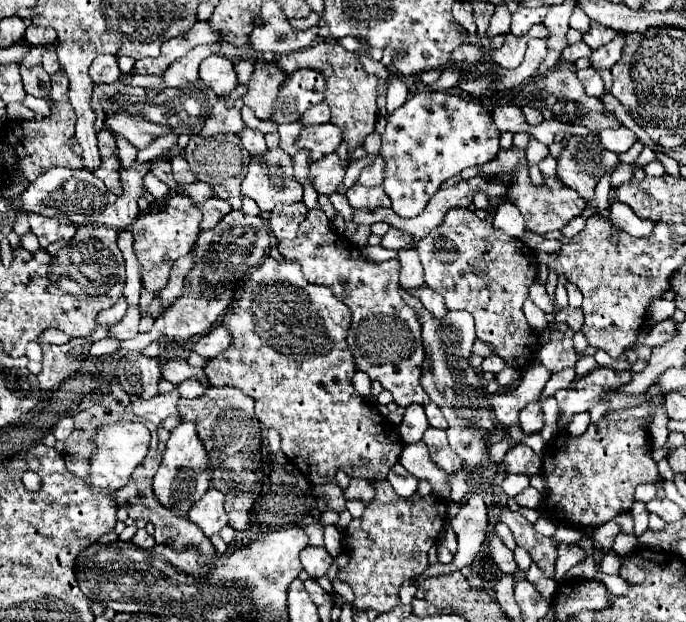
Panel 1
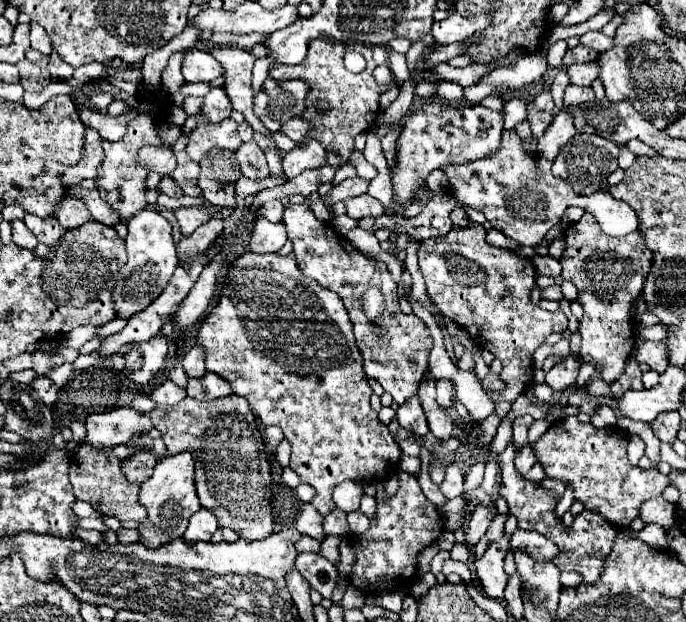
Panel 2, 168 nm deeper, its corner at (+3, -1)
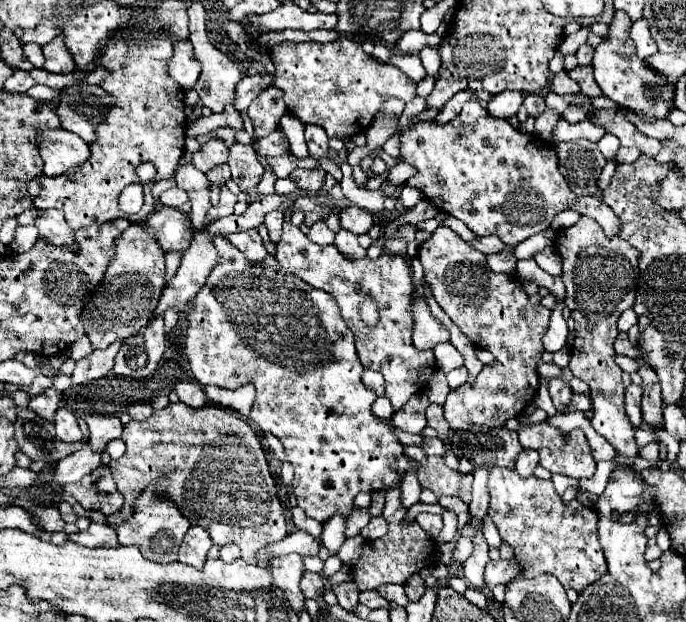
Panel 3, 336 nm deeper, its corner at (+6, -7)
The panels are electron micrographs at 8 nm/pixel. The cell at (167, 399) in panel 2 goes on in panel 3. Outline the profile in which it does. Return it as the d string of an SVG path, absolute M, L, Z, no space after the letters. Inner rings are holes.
M134 403L134 405L128 409L128 413L132 415L132 419L144 421L144 419L148 419L148 417L154 413L154 409L152 409L150 403Z

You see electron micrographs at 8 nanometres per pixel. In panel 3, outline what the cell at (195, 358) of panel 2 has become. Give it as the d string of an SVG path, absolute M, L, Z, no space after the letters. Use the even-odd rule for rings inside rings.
M182 381L176 385L176 395L180 397L180 401L188 403L190 407L204 407L206 405L206 395L204 395L200 383Z

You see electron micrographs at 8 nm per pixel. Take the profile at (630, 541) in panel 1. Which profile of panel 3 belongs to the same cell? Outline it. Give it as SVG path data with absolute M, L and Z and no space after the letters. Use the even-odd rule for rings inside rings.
M504 467L490 469L488 491L490 491L488 515L498 527L502 539L514 547L516 557L524 563L524 577L536 577L536 575L548 573L548 575L558 577L558 581L564 587L570 587L582 593L590 583L598 581L606 573L606 559L598 543L598 515L594 507L580 505L578 501L572 501L566 507L560 495L554 491L552 481L520 479L520 475L516 475L514 469L504 469Z

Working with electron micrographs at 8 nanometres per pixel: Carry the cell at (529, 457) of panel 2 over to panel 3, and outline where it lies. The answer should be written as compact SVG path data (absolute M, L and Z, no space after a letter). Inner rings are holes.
M524 449L524 451L518 455L518 459L516 459L516 473L518 473L520 477L530 477L530 475L534 475L536 465L538 465L538 455L536 455L536 451Z

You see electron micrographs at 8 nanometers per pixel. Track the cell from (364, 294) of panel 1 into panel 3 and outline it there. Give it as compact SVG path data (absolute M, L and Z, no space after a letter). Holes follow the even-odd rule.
M290 221L282 225L282 239L276 245L276 259L280 261L284 273L292 273L302 281L306 281L308 285L322 289L336 299L340 313L346 319L346 325L354 333L360 363L366 369L384 375L386 397L390 399L396 411L412 395L424 389L424 383L428 383L428 379L436 371L436 363L432 351L420 351L412 345L414 319L410 305L412 305L414 281L408 259L390 253L382 253L378 259L368 259L368 257L346 259L336 247L320 247L312 243L308 235L304 235ZM366 295L372 295L380 307L380 323L374 329L368 329L358 315L358 305Z

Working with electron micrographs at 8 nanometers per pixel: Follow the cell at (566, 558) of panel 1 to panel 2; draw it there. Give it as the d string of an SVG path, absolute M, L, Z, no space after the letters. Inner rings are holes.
M517 529L511 537L511 553L515 553L517 549L523 549L525 553L531 553L531 557L535 557L537 561L551 561L559 549L555 547L553 541L549 541L547 537L535 533L535 531L521 531Z

